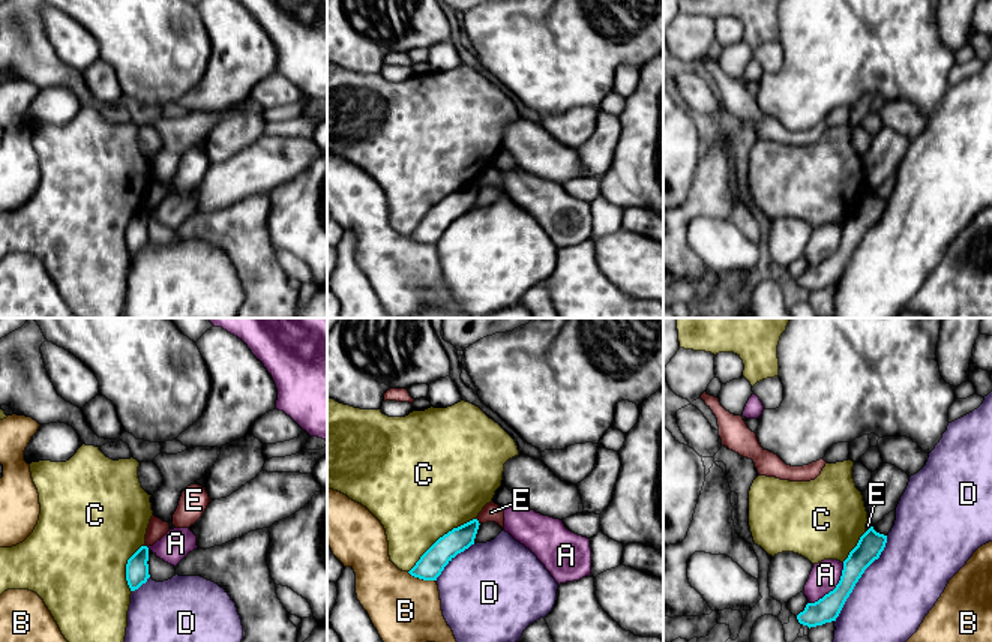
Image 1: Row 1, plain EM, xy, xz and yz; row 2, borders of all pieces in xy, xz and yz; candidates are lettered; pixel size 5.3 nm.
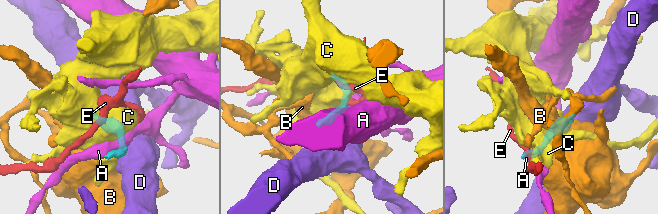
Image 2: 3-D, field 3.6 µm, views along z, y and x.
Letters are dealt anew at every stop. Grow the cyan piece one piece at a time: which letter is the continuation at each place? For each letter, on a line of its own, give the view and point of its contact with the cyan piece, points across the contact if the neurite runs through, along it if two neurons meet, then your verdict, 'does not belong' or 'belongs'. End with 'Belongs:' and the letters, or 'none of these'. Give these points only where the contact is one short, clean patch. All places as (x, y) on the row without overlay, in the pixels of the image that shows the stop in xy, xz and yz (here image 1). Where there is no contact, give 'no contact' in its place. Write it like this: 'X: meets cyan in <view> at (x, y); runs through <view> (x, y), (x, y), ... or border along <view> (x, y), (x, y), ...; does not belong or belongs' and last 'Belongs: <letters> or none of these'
A: meets cyan in yz at (835, 252); does not belong
B: meets cyan in xz at (420, 242); border along xz (407, 236), (434, 245); does not belong
C: meets cyan in xz at (440, 201); does not belong
D: meets cyan in yz at (859, 242); does not belong
E: meets cyan in xz at (477, 186); border along xz (476, 183), (479, 188); does not belong
Belongs: none of these

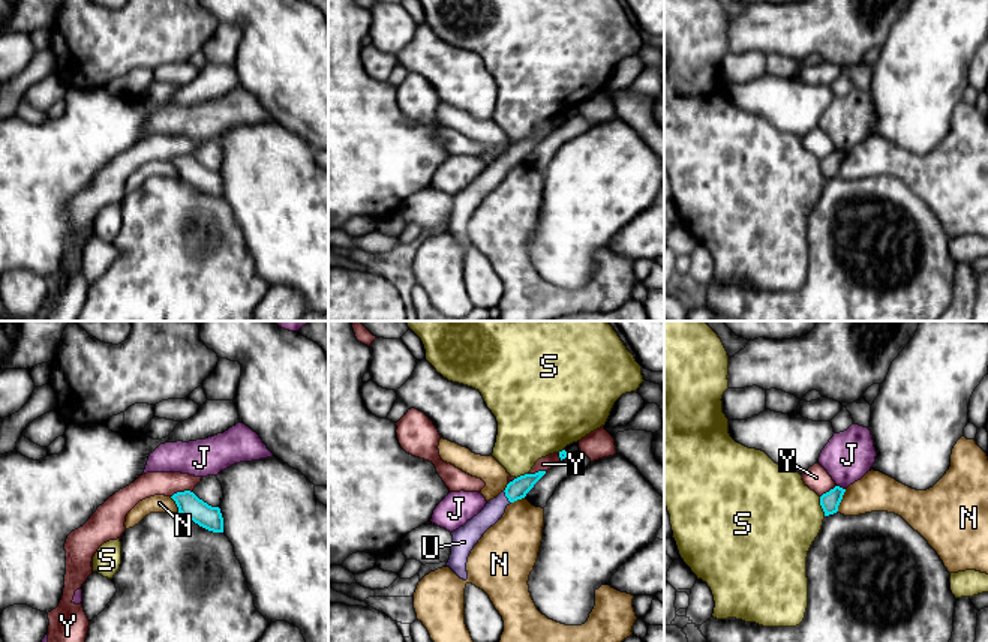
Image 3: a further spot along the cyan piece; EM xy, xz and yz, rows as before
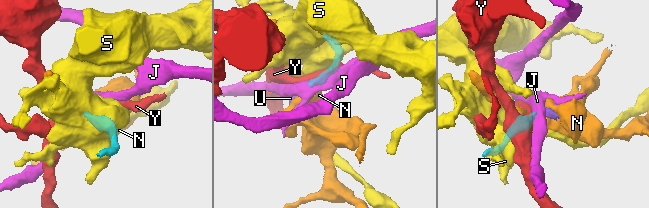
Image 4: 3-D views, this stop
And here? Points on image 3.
J: meets cyan in yz at (841, 152); border along yz (837, 149), (844, 153); does not belong
N: meets cyan in yz at (841, 162); border along yz (846, 153), (837, 174); does not belong
S: meets cyan in yz at (820, 168); does not belong
U: meets cyan in xz at (505, 159); runs through xz (516, 153), (505, 159), (494, 174); belongs
Y: meets cyan in xy at (182, 156); does not belong
Belongs: U

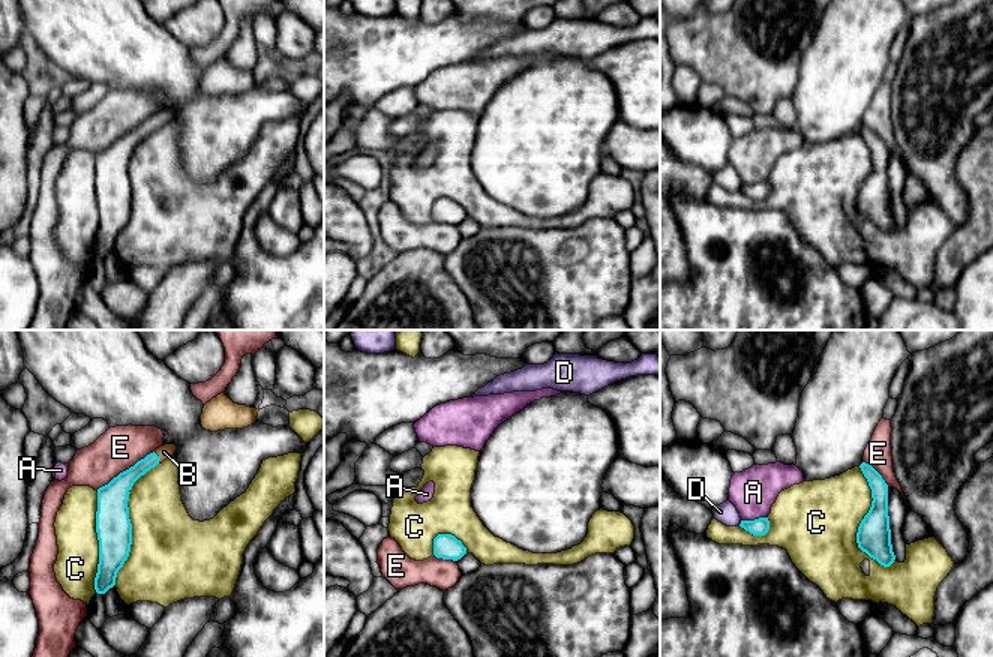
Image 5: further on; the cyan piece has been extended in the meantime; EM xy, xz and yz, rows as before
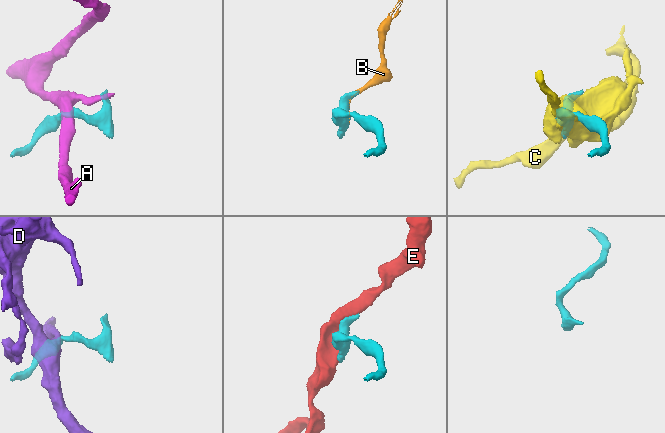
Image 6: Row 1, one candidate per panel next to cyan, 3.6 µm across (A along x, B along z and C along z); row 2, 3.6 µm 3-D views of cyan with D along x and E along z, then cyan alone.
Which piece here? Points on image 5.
A: meets cyan in yz at (755, 183); border along yz (767, 180), (741, 185); does not belong
B: meets cyan in xy at (158, 122); belongs
C: meets cyan in yz at (861, 186); does not belong
D: meets cyan in yz at (740, 188); does not belong
E: meets cyan in xy at (126, 134); does not belong
Belongs: B

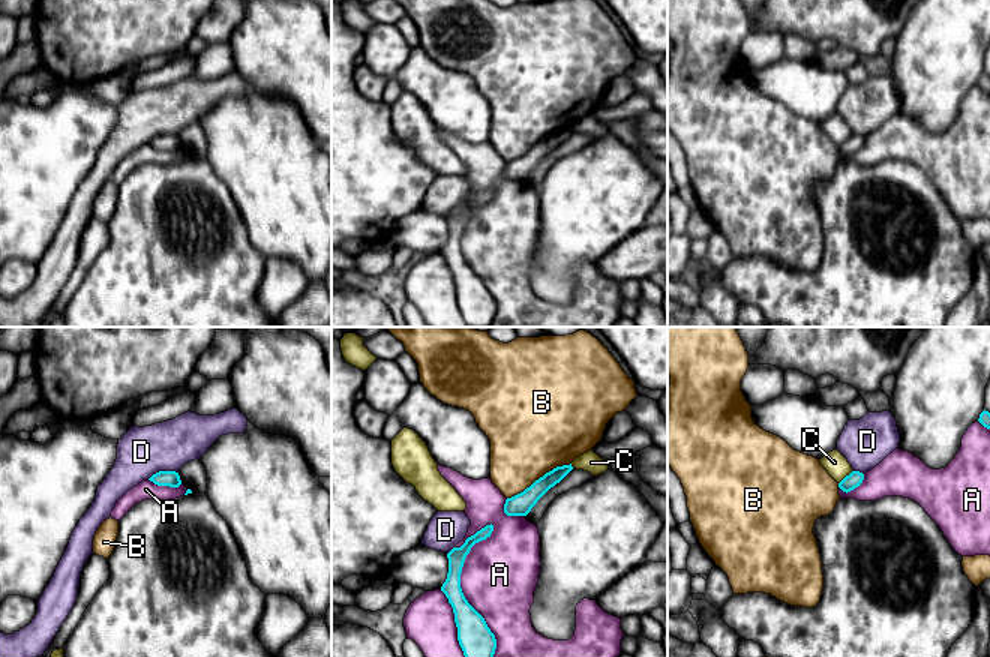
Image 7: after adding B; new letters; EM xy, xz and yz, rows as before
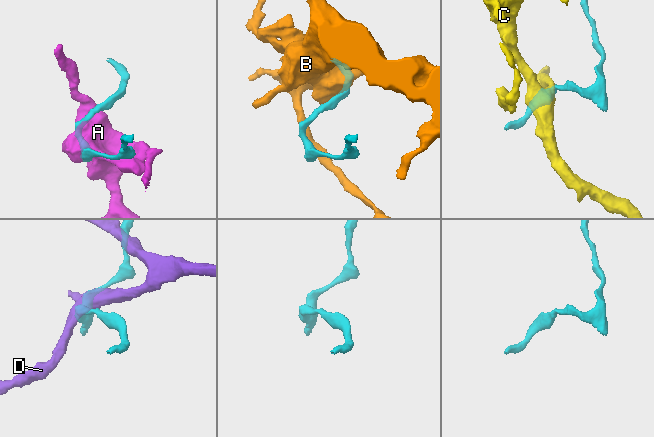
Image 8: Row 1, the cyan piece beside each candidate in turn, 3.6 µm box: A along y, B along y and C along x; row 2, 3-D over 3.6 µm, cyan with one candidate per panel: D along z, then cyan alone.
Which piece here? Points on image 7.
A: meets cyan in xz at (461, 254); does not belong
B: meets cyan in xz at (540, 141); does not belong
C: meets cyan in yz at (845, 141); does not belong
D: meets cyan in xy at (162, 135); border along xy (177, 135), (156, 135), (147, 143); does not belong
Belongs: none of these

